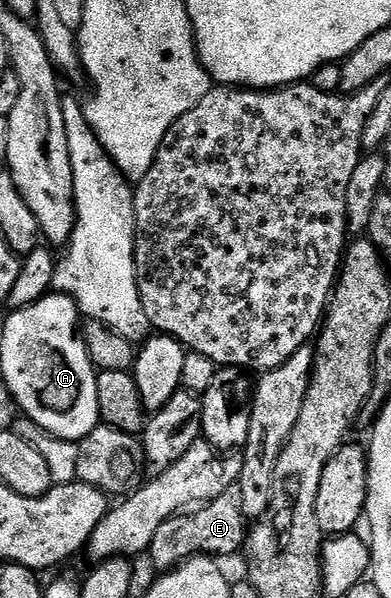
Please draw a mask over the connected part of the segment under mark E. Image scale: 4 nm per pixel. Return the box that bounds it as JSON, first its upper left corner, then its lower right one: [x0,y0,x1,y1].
[147,484,247,571]

